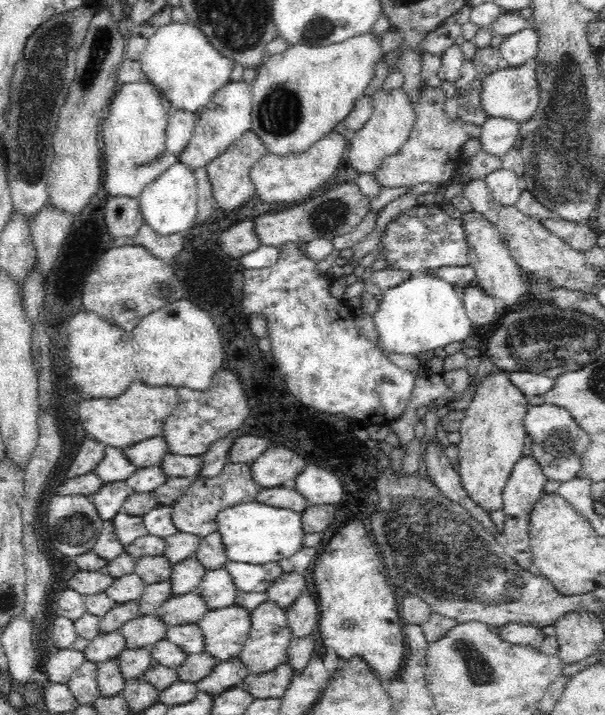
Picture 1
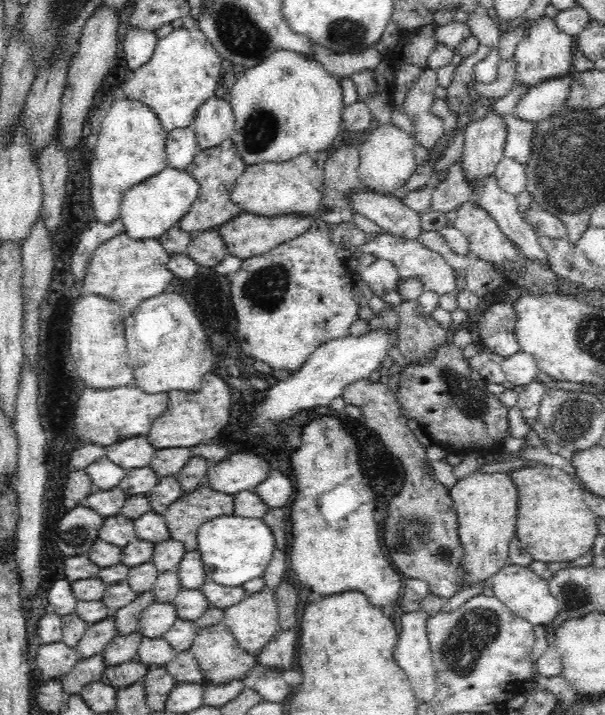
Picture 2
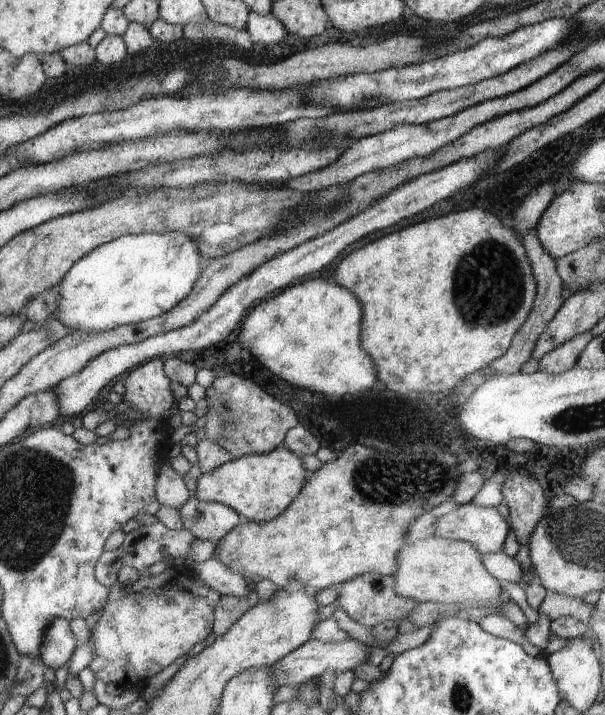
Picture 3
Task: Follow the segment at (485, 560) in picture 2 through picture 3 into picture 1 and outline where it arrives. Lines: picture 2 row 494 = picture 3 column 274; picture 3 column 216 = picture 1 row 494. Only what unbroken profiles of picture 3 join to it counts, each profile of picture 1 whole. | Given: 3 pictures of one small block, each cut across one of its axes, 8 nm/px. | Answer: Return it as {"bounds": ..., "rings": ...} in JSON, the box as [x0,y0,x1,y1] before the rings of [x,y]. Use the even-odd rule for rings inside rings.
{"bounds":[458,372,529,512],"rings":[[[504,372],[492,374],[475,388],[476,396],[461,419],[458,449],[458,474],[464,490],[486,512],[503,510],[503,490],[516,462],[522,458],[526,440],[524,417],[529,407],[525,394],[512,384]]]}

